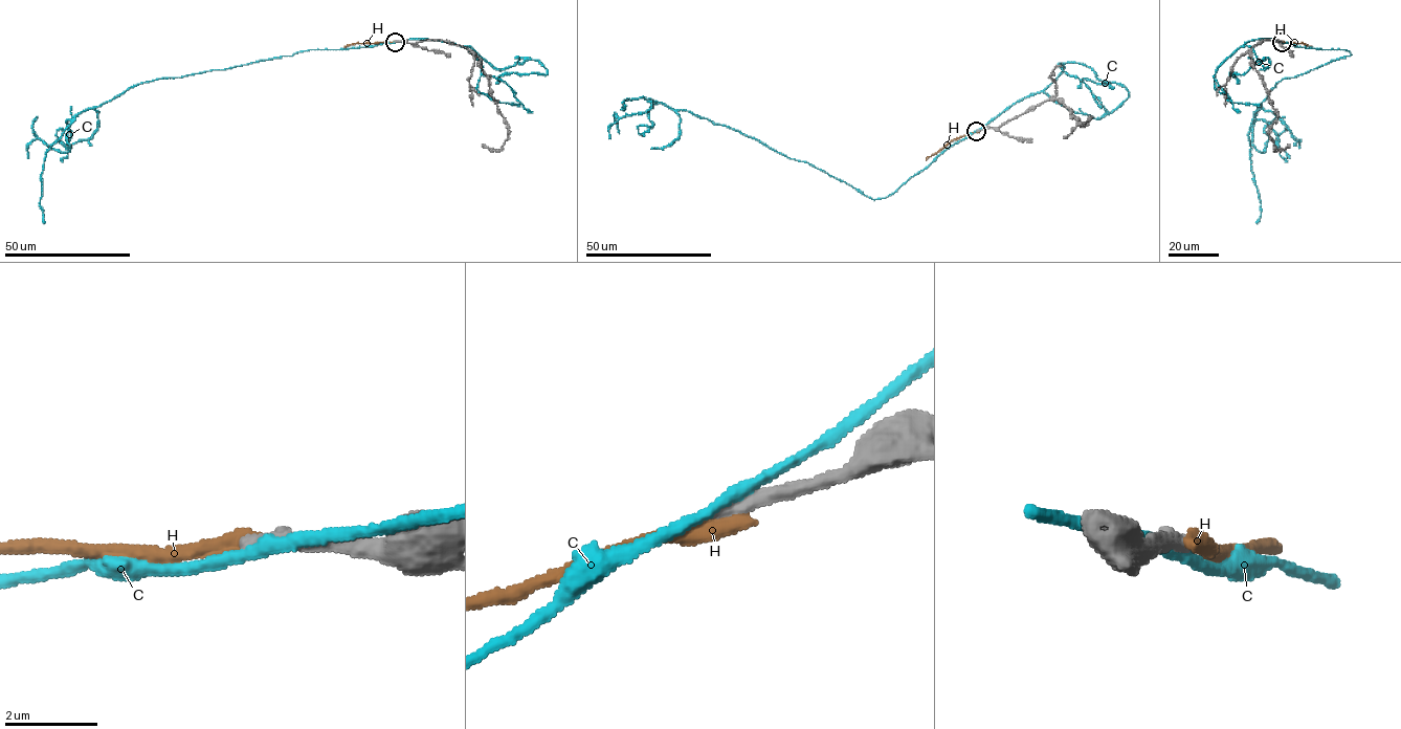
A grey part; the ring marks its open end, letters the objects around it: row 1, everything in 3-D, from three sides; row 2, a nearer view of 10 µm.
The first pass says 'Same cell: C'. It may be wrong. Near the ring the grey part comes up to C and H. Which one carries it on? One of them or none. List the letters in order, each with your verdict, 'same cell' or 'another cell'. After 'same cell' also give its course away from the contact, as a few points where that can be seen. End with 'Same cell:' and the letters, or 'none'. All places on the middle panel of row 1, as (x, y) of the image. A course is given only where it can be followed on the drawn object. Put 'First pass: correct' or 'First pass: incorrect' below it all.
C: another cell
H: another cell
Same cell: none
First pass: incorrect

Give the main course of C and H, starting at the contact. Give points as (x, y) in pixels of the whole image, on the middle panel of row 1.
C: (978, 130), (892, 193), (872, 199), (807, 162), (692, 112), (644, 97), (625, 100), (621, 109), (625, 105)
H: (977, 131), (950, 140), (926, 159)

